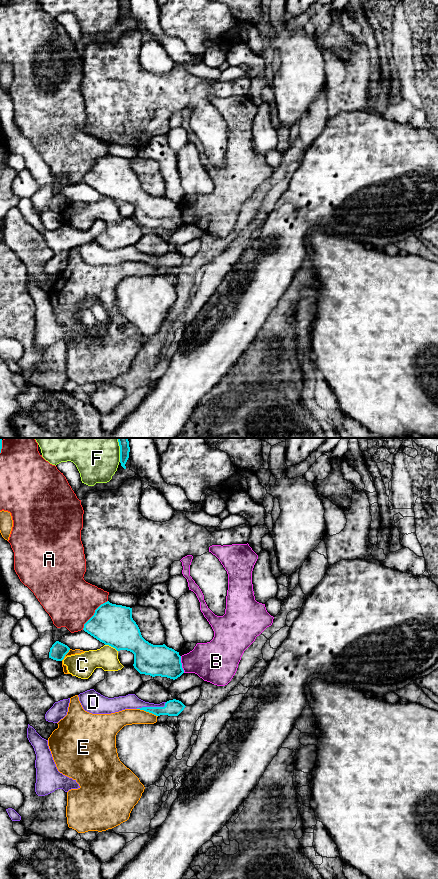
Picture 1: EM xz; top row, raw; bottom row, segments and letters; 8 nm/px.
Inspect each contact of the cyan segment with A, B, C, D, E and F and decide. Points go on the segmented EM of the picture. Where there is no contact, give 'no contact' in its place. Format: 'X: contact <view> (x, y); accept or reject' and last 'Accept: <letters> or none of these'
A: contact xz (94, 614); reject
B: contact xz (181, 664); reject
C: contact xz (111, 646); reject
D: contact xz (151, 707); accept
E: contact xz (147, 711); reject
F: contact xz (120, 450); reject
Accept: D

